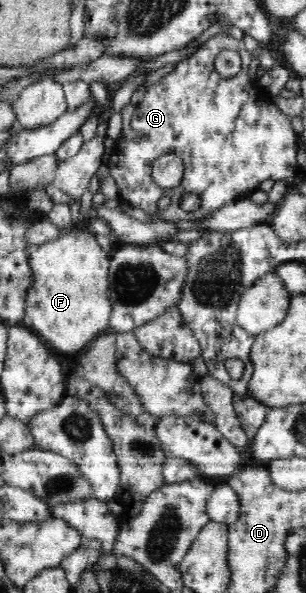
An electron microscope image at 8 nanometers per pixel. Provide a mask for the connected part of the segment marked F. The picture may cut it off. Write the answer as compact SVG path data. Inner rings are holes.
M71 227L68 235L64 235L62 239L48 241L48 243L44 243L44 245L36 247L36 251L32 251L32 253L27 255L27 257L27 263L31 268L32 273L32 283L31 287L27 291L27 299L25 302L26 310L22 325L28 327L36 336L41 336L42 339L46 340L46 343L50 343L50 347L64 355L74 355L74 353L78 352L80 349L86 348L92 340L96 339L96 336L110 332L110 324L108 324L108 320L110 320L112 314L112 303L110 302L109 297L109 263L111 259L108 259L108 255L102 251L102 247L100 247L100 245L98 245L98 241L94 239L94 235L90 235L90 233L88 233L88 229L74 231Z

